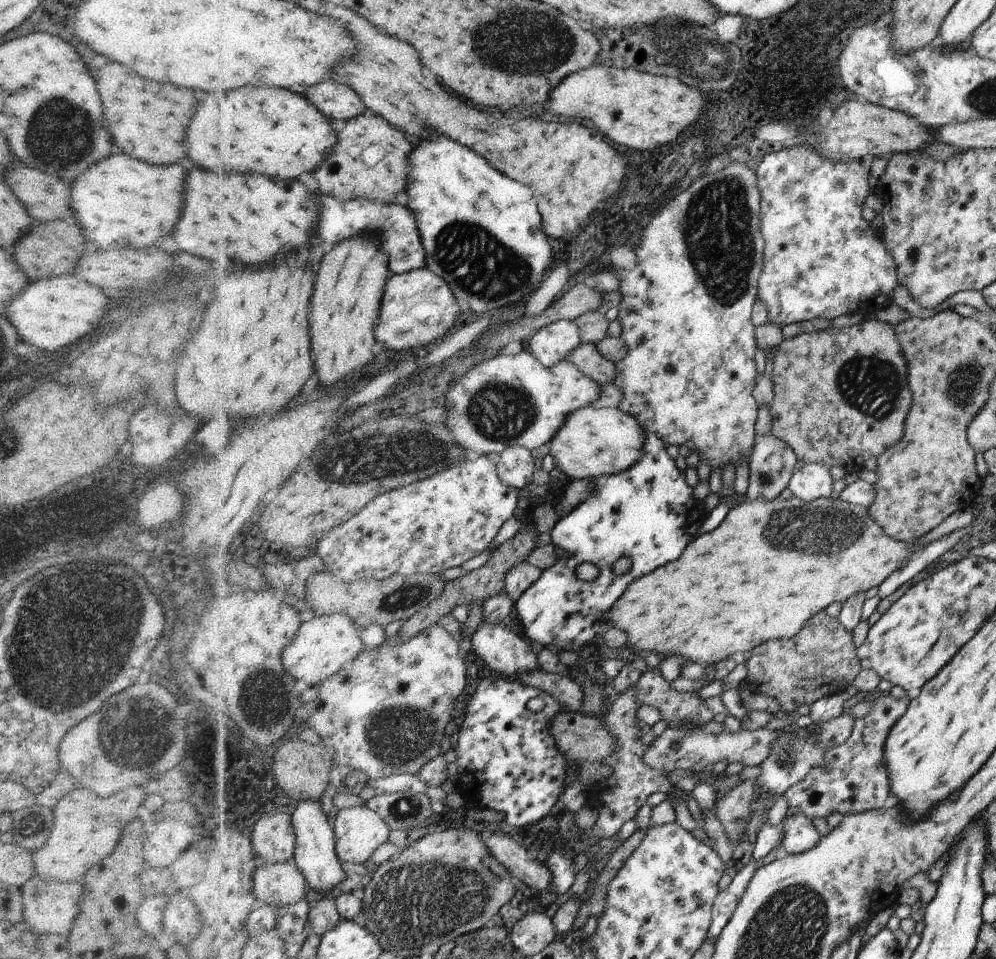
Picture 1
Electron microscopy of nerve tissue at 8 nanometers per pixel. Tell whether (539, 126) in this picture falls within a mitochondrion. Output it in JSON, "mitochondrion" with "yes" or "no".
{"mitochondrion":"no"}

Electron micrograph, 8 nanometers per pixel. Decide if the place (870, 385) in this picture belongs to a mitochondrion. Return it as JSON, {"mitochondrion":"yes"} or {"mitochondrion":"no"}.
{"mitochondrion":"yes"}

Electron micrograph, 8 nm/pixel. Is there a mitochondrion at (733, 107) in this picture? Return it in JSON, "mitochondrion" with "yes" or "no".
{"mitochondrion":"no"}

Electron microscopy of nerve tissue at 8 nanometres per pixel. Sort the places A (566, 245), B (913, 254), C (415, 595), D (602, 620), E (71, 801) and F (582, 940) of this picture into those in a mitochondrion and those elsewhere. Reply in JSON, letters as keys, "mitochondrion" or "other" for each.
{"A":"other","B":"other","C":"mitochondrion","D":"other","E":"other","F":"other"}

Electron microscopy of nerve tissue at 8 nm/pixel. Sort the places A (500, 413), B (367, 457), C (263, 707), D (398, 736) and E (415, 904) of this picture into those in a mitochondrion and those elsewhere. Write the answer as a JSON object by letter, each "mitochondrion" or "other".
{"A":"mitochondrion","B":"mitochondrion","C":"mitochondrion","D":"mitochondrion","E":"mitochondrion"}

